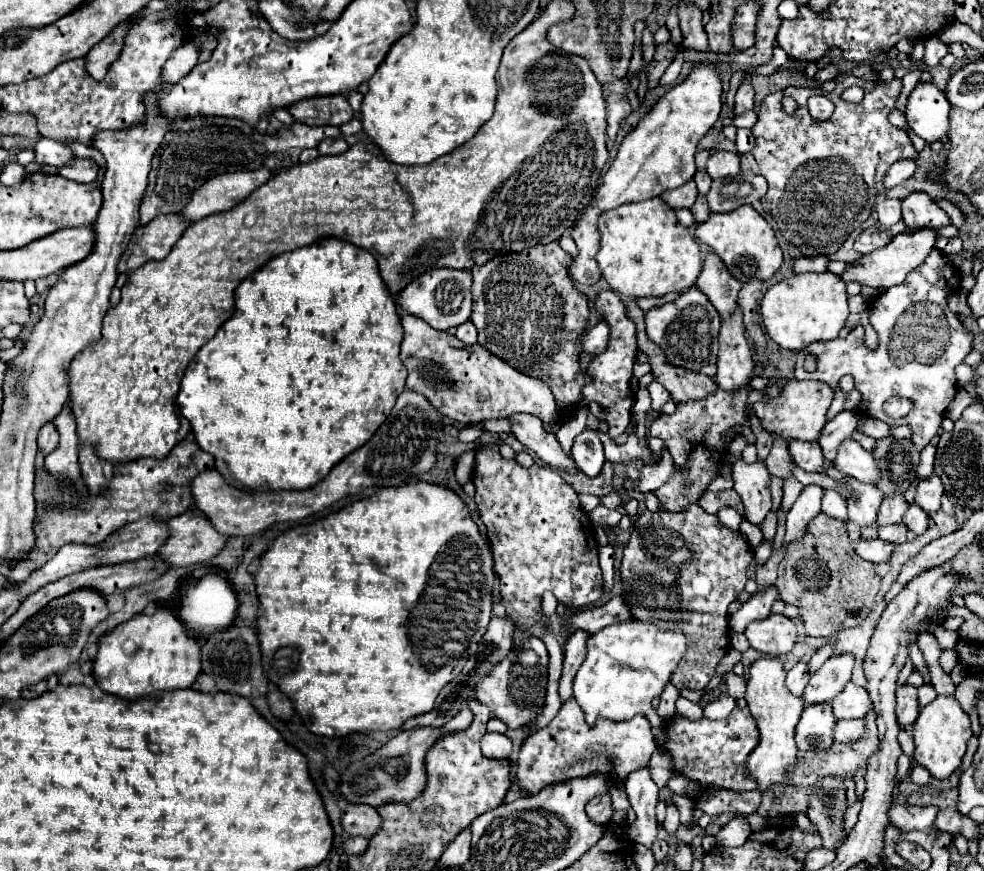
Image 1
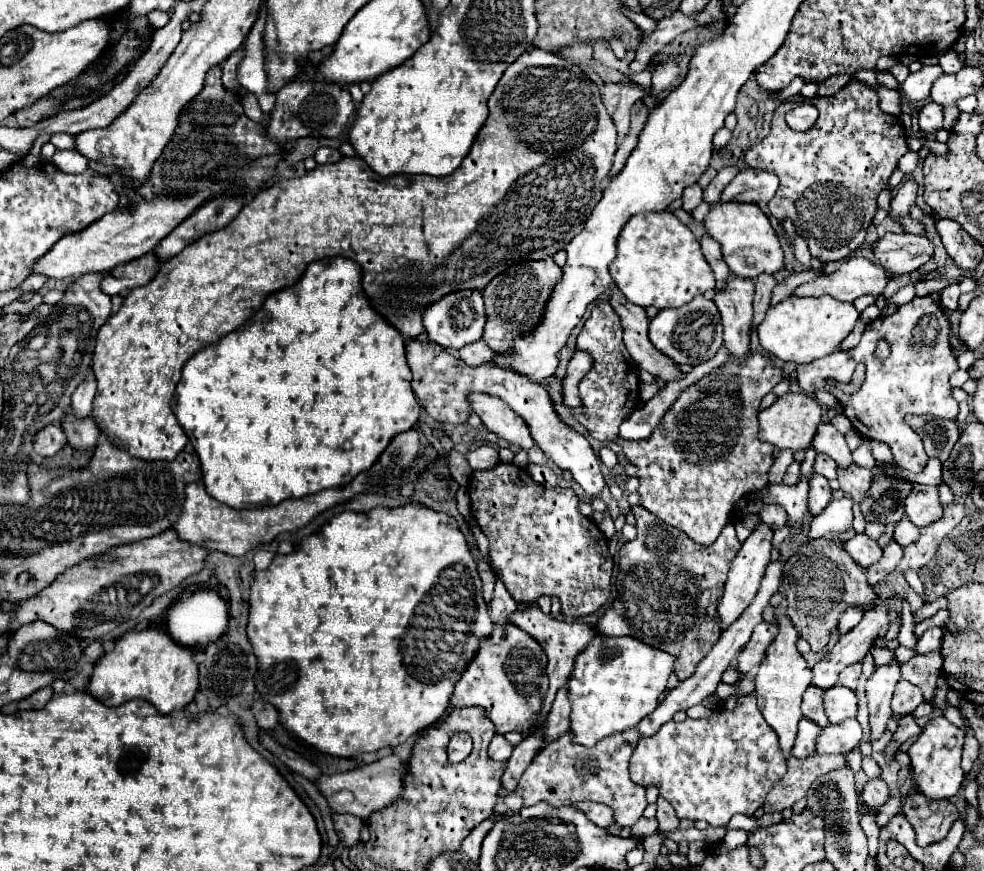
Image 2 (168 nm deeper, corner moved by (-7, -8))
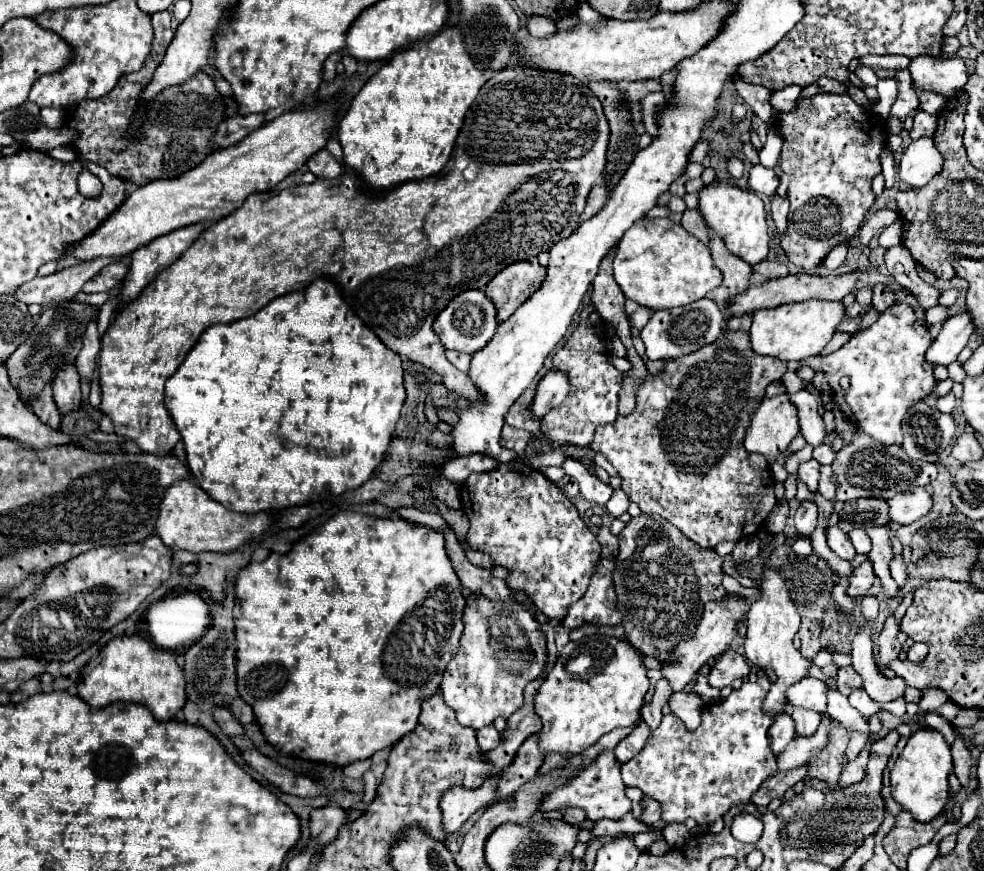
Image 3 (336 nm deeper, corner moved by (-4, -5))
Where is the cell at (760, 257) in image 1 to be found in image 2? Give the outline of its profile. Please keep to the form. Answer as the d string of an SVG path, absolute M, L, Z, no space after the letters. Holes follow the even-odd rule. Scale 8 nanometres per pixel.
M739 202L717 204L705 216L703 226L707 234L721 244L723 260L727 262L727 266L735 276L755 280L759 274L777 274L783 270L785 262L783 262L783 250L779 238L771 228L769 218L759 210L759 206L739 204Z

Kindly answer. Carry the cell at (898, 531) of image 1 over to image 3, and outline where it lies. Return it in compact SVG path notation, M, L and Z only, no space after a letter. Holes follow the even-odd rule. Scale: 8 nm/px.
M864 561L858 569L854 569L852 577L850 577L850 587L848 587L848 595L850 597L860 597L864 595L872 583L874 583L876 575L874 575L874 569L872 569L872 563L870 561Z

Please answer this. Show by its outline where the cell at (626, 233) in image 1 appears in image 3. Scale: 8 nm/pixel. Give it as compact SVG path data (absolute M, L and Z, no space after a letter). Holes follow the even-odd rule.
M638 219L624 233L614 257L614 279L628 299L652 311L690 305L722 283L710 249L672 219Z

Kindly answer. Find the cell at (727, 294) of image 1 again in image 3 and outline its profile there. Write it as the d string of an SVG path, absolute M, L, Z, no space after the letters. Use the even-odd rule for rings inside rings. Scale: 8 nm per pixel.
M686 209L686 211L682 213L680 225L682 225L688 233L692 233L694 237L698 237L702 243L708 245L708 229L706 229L706 225L704 225L704 221L702 221L702 215L700 215L696 209Z

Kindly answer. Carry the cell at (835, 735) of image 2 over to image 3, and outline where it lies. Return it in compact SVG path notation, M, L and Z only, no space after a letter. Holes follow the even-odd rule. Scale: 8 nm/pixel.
M824 715L822 723L816 731L816 735L812 737L796 737L786 749L784 753L776 755L776 765L778 771L788 771L792 767L800 767L804 765L812 755L818 755L822 751L822 747L828 741L828 733L830 733L830 719Z

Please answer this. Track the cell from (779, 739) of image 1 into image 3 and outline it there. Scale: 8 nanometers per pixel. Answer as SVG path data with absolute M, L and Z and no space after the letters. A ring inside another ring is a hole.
M764 567L764 571L758 575L758 599L750 605L750 611L746 613L746 659L756 667L772 667L778 675L776 683L772 683L768 697L764 699L764 711L770 717L776 717L778 713L784 713L786 709L786 689L808 675L808 667L812 665L808 659L800 655L800 651L792 645L794 635L798 633L800 625L800 613L796 609L796 603L792 601L784 575L774 567Z

